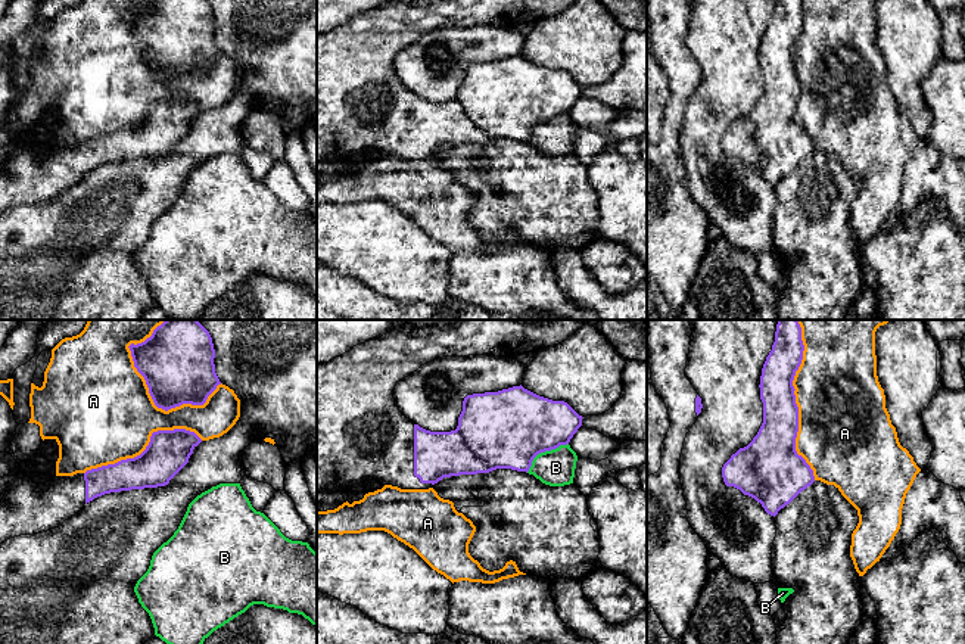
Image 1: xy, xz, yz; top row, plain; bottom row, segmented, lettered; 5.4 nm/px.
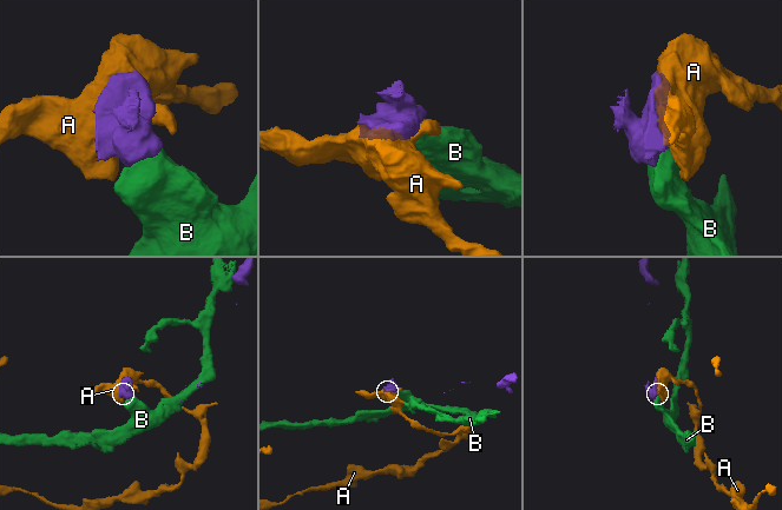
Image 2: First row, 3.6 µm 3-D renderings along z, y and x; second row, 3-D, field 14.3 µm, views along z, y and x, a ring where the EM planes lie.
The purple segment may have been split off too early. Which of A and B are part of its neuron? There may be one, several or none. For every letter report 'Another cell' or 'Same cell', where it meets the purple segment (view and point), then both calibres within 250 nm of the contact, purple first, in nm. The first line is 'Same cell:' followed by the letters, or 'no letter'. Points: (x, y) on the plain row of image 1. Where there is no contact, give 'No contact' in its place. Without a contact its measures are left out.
Same cell: no letter
A: Another cell. Touches purple at xy (161, 77). Thickness 380 nm (purple) against 420 nm
B: Another cell. Touches purple at xz (544, 121). Thickness 420 nm (purple) against 200 nm

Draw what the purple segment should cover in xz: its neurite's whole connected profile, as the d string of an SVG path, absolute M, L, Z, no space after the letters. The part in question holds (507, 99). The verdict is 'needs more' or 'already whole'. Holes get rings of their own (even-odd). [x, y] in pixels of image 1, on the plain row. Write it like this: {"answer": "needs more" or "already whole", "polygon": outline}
{"answer": "needs more", "polygon": "M389 0L379 9L357 15L329 32L317 34L317 159L348 162L364 150L377 150L401 159L429 159L443 147L489 143L496 139L529 141L533 128L567 115L582 96L567 72L539 66L520 56L498 62L467 65L458 96L451 102L430 102L407 88L395 75L396 53L426 32L442 27L494 25L514 28L558 15L578 0Z"}

